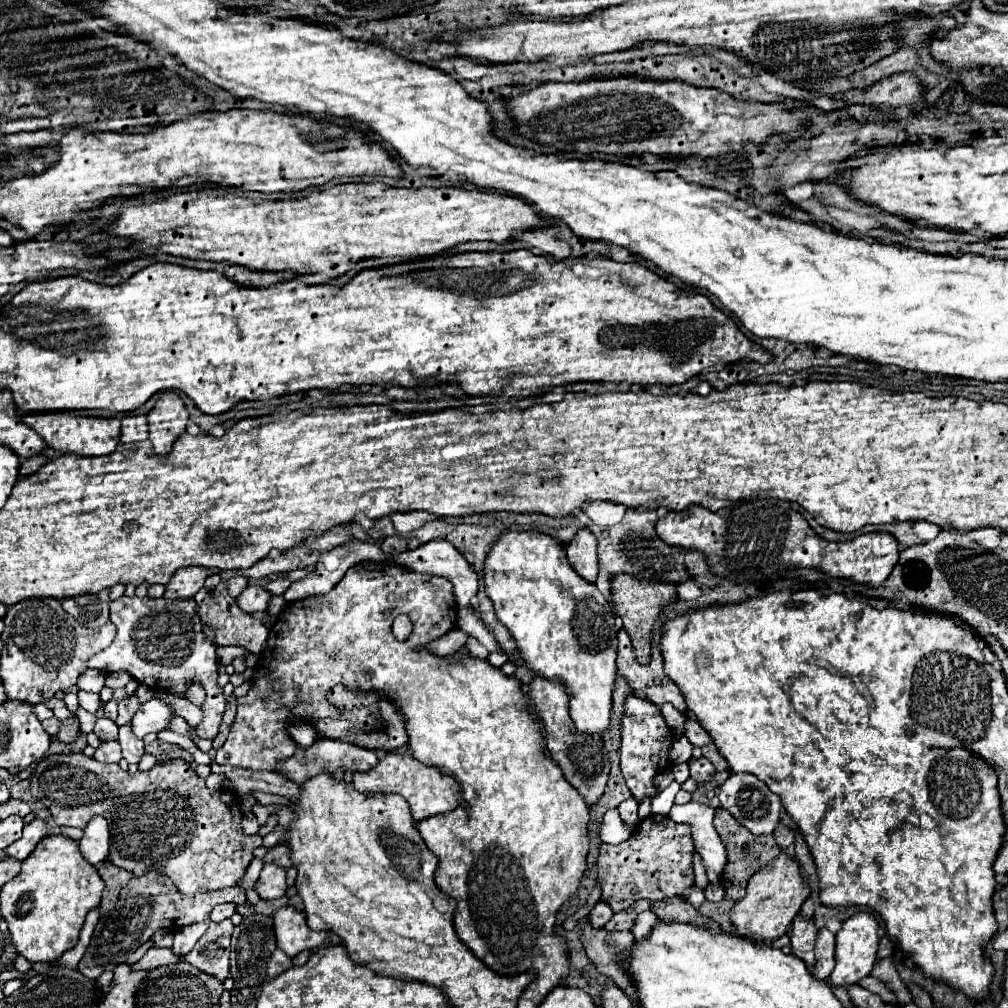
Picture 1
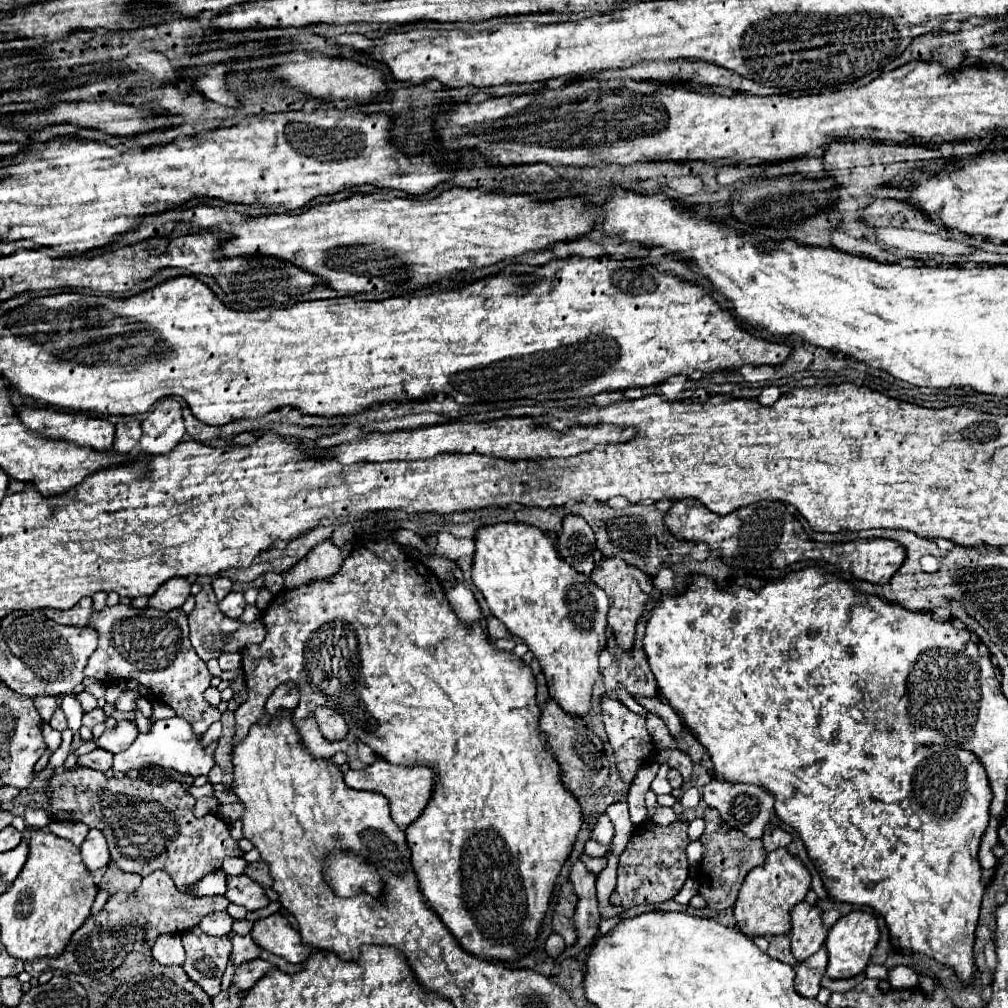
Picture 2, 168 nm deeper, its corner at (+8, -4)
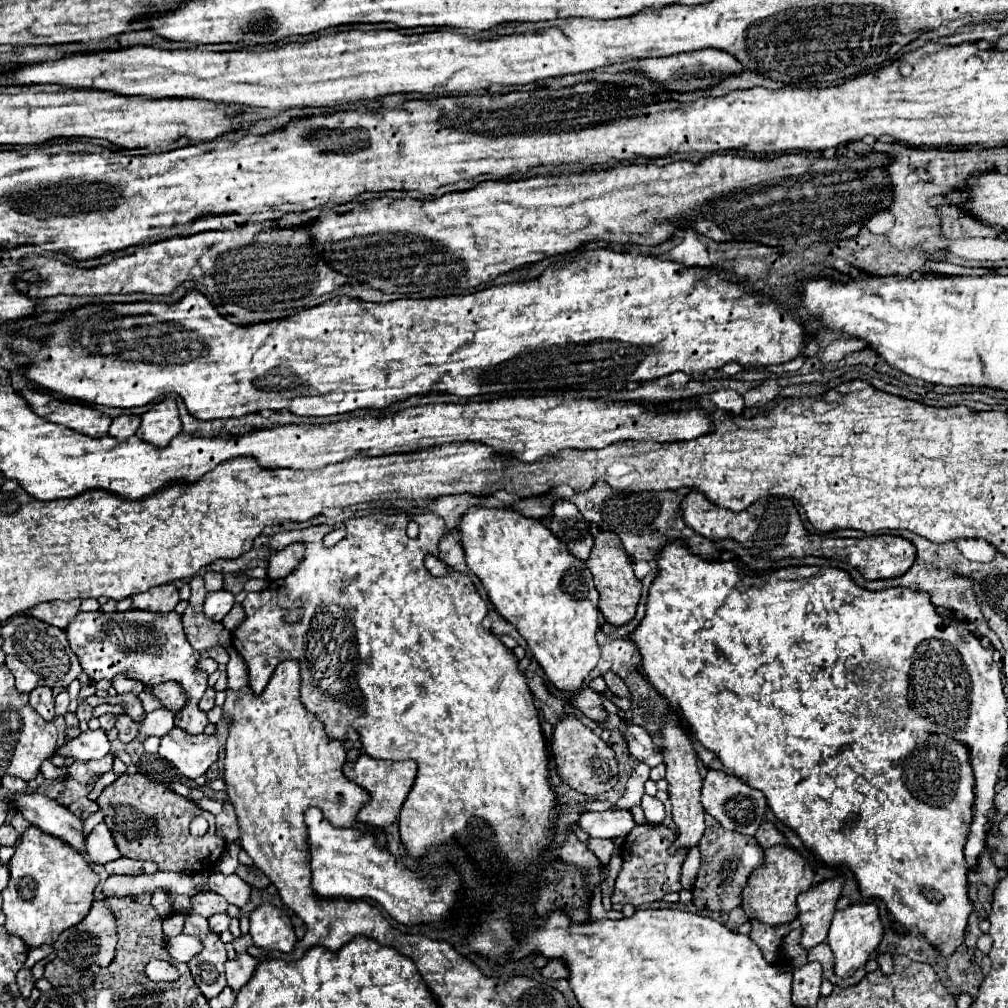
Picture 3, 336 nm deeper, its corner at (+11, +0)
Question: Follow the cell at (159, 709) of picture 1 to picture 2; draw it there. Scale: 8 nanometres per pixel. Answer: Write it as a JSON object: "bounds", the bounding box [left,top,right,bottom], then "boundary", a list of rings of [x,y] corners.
{"bounds":[95,721,139,753],"boundary":[[[119,721],[113,729],[107,729],[99,739],[95,739],[95,747],[109,753],[119,753],[127,749],[127,745],[131,745],[137,735],[139,731],[131,721]]]}

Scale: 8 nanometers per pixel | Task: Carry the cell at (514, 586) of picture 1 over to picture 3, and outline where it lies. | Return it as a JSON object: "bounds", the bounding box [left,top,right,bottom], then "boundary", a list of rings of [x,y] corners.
{"bounds":[458,507,600,693],"boundary":[[[472,507],[464,513],[458,531],[462,535],[460,541],[466,551],[468,569],[482,581],[496,611],[508,623],[512,623],[526,639],[532,655],[542,665],[548,681],[560,691],[576,693],[600,659],[600,649],[596,641],[600,617],[598,591],[594,587],[592,573],[588,571],[586,563],[572,557],[568,549],[554,537],[554,533],[538,519],[528,519],[516,513],[514,509]]]}

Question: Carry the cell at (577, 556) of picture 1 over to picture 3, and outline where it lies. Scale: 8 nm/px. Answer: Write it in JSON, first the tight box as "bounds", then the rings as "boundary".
{"bounds":[550,499,594,561],"boundary":[[[564,499],[554,501],[550,531],[568,547],[574,557],[578,557],[580,561],[588,559],[594,545],[594,537],[590,531],[590,523],[582,517],[574,503]]]}

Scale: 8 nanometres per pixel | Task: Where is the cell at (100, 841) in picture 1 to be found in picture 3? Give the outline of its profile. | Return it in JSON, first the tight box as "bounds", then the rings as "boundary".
{"bounds":[86,823,120,863],"boundary":[[[104,823],[96,825],[94,831],[86,837],[86,857],[90,863],[108,863],[120,857],[116,843]]]}

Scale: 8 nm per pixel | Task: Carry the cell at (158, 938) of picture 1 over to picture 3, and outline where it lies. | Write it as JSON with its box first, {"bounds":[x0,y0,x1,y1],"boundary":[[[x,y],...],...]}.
{"bounds":[166,935,202,963],"boundary":[[[176,935],[176,937],[170,937],[166,941],[166,951],[168,955],[178,961],[178,963],[186,963],[192,959],[192,955],[196,955],[198,951],[202,949],[202,943],[198,937],[192,937],[192,935]]]}

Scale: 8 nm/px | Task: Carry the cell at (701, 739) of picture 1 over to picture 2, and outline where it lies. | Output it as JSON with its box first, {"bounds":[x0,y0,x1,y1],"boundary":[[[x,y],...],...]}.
{"bounds":[633,697,683,735],"boundary":[[[633,697],[639,705],[643,705],[647,711],[651,711],[651,713],[655,713],[655,715],[659,715],[663,721],[665,721],[665,725],[669,727],[669,731],[671,731],[671,735],[679,735],[681,731],[683,731],[683,723],[681,723],[681,719],[677,717],[677,713],[667,705],[667,703],[663,703],[661,699],[657,699],[657,697]]]}

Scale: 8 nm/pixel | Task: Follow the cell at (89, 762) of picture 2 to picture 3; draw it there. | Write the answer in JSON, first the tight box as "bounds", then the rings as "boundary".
{"bounds":[68,755,112,783],"boundary":[[[104,755],[102,759],[92,759],[92,761],[74,761],[68,767],[68,775],[80,783],[92,783],[94,777],[104,775],[106,771],[112,769],[112,755]]]}

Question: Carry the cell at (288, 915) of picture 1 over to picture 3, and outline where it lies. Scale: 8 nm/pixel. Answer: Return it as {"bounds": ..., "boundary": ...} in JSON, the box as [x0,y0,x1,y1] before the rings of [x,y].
{"bounds":[250,903,296,953],"boundary":[[[262,903],[250,913],[250,935],[256,947],[268,951],[292,953],[296,947],[296,935],[290,917],[286,911],[270,903]]]}

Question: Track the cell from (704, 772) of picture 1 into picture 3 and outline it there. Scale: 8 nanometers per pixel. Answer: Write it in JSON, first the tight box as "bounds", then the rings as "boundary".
{"bounds":[600,715,662,767],"boundary":[[[608,715],[606,721],[600,723],[602,727],[606,729],[616,729],[620,731],[626,741],[628,741],[628,749],[630,749],[630,755],[636,757],[638,761],[644,761],[646,765],[654,767],[658,763],[662,763],[662,749],[658,749],[654,743],[652,743],[652,737],[646,733],[644,727],[636,725],[636,723],[628,723],[626,719],[618,717],[618,715]]]}

